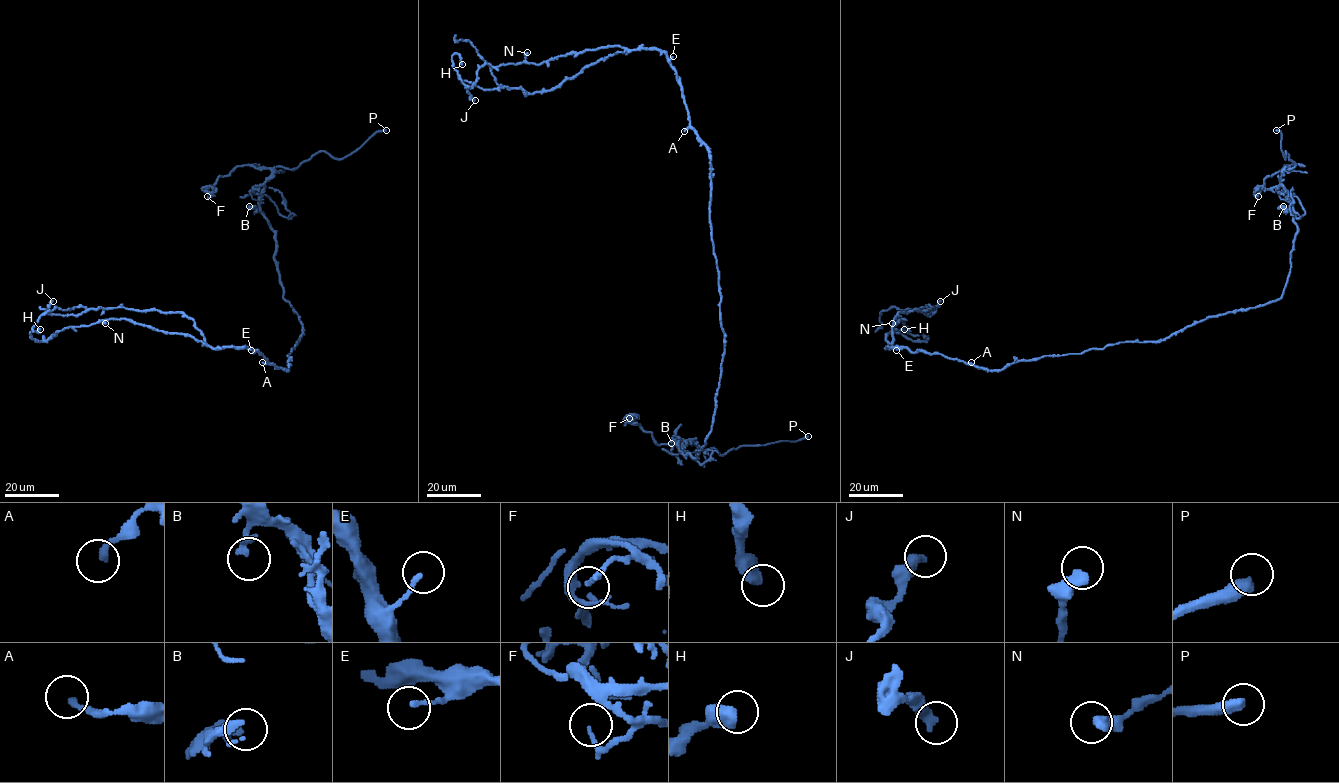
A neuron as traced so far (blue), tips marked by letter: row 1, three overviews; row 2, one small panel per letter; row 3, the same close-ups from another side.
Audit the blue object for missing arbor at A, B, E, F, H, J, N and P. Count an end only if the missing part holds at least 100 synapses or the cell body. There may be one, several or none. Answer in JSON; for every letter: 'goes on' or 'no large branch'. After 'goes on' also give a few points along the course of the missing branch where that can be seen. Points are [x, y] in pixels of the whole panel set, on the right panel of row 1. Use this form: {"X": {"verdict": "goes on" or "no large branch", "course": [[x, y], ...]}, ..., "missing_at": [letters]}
{"A": {"verdict": "no large branch"}, "B": {"verdict": "no large branch"}, "E": {"verdict": "no large branch"}, "F": {"verdict": "no large branch"}, "H": {"verdict": "no large branch"}, "J": {"verdict": "no large branch"}, "N": {"verdict": "no large branch"}, "P": {"verdict": "goes on"}, "missing_at": ["P"]}

